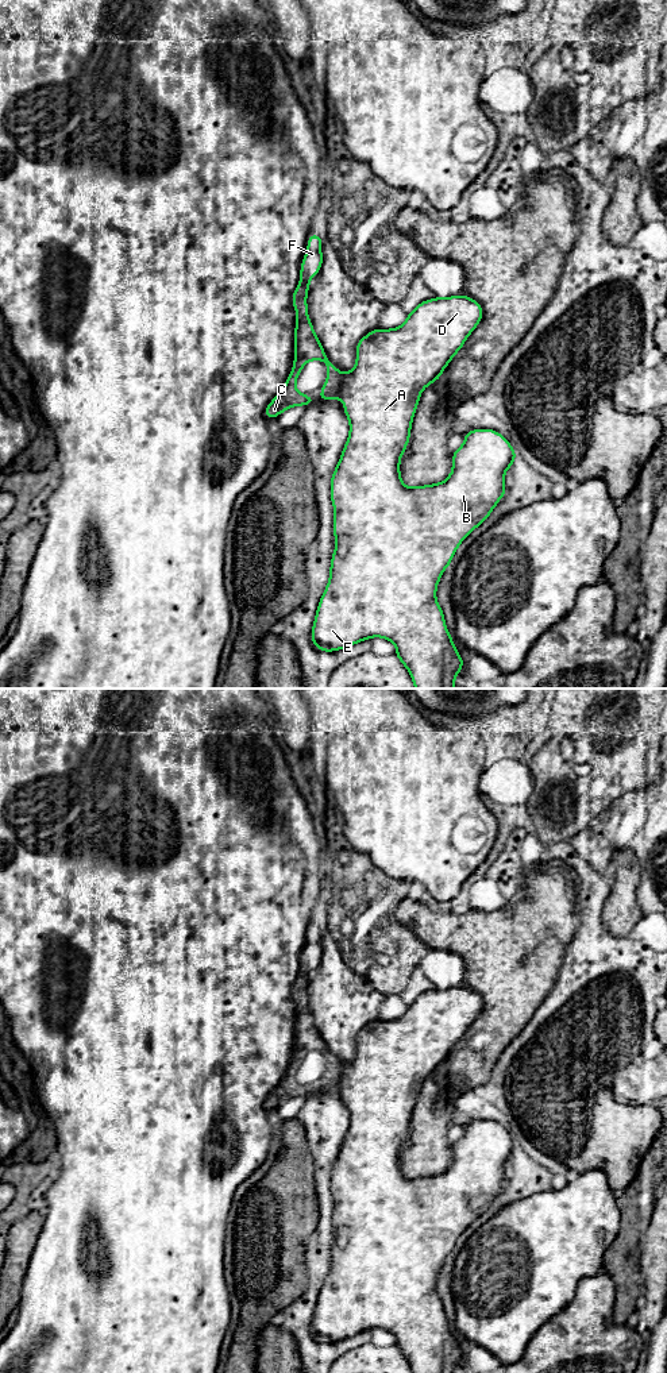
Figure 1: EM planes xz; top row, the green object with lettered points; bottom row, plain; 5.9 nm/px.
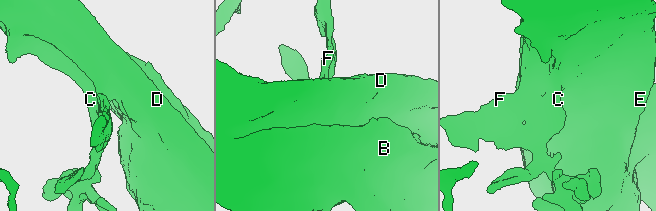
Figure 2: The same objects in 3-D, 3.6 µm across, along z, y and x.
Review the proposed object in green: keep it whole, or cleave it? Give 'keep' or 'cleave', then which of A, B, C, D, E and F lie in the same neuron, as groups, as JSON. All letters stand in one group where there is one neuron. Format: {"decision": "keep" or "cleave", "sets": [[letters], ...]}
{"decision": "keep", "sets": [["A", "B", "C", "D", "E", "F"]]}

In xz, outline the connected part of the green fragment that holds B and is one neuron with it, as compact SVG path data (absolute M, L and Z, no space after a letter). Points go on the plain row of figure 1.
M311 923L301 969L293 984L292 995L297 1003L294 1022L294 1054L282 1081L265 1100L266 1110L275 1110L289 1099L306 1098L315 1088L301 1085L296 1072L309 1052L320 1050L328 1060L319 1091L343 1091L343 1102L350 1112L350 1126L338 1157L331 1168L331 1191L335 1202L335 1243L331 1249L329 1273L320 1289L312 1319L312 1334L323 1343L344 1341L370 1328L385 1328L397 1342L396 1347L406 1358L413 1373L454 1373L464 1351L456 1342L447 1322L444 1305L436 1292L436 1278L450 1257L456 1239L493 1203L508 1183L504 1176L506 1161L516 1156L517 1148L505 1127L494 1121L473 1121L464 1125L460 1139L452 1143L452 1162L440 1175L406 1179L401 1172L400 1152L408 1138L412 1111L421 1083L442 1068L443 1061L463 1038L469 1026L479 1015L483 1000L479 994L464 987L435 988L419 995L405 1014L393 1021L374 1021L356 1035L356 1054L350 1064L339 1064L327 1049L308 1008L306 986L309 972L320 963L323 929Z

